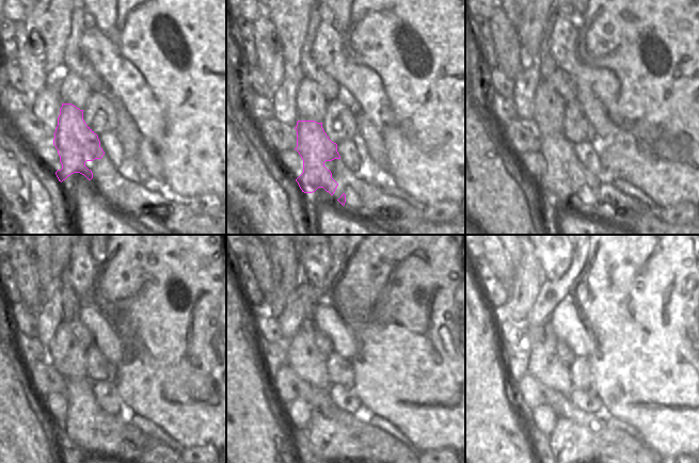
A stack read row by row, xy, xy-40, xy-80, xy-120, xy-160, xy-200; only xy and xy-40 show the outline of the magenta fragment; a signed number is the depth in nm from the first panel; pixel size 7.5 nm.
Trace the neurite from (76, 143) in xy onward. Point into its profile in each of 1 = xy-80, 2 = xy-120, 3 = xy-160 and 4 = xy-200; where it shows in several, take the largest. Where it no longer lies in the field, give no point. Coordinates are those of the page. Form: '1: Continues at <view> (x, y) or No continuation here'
1: Continues at xy-80 (556, 182)
2: Continues at xy-120 (80, 426)
3: Continues at xy-160 (324, 433)
4: Continues at xy-200 (571, 445)

